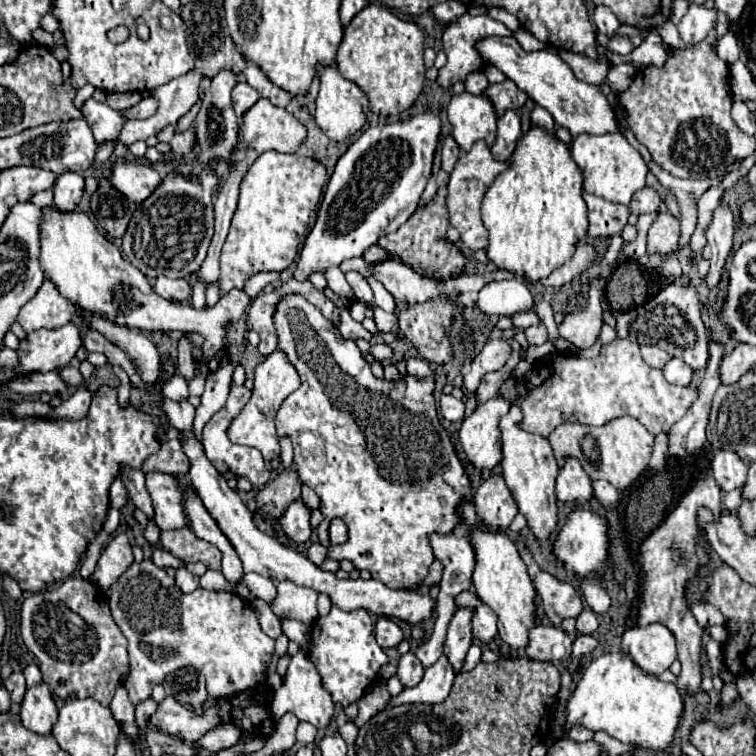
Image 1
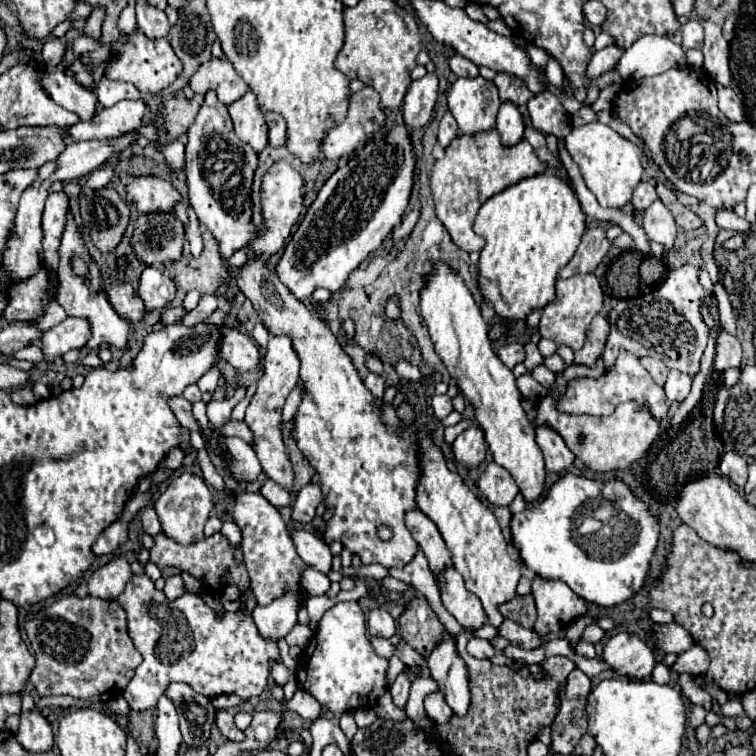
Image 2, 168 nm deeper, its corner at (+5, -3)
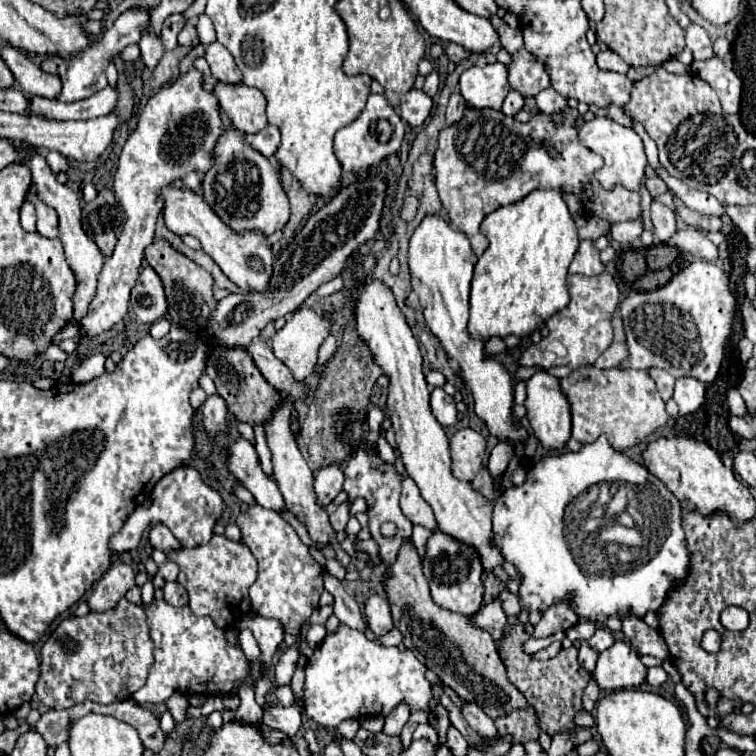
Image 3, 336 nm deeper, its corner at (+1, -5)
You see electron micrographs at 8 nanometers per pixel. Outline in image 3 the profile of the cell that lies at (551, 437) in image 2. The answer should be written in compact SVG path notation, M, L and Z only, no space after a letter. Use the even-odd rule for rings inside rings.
M535 372L527 380L525 408L527 408L527 418L531 422L531 428L539 438L539 442L551 452L565 450L571 438L571 414L569 414L569 402L565 394L559 390L559 380L553 376L547 376L547 372Z

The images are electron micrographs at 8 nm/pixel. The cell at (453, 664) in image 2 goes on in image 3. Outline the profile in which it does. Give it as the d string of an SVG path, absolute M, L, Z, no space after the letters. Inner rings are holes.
M463 702L463 708L461 708L461 714L463 718L469 722L469 726L479 734L479 736L497 736L497 728L493 724L493 720L473 702Z

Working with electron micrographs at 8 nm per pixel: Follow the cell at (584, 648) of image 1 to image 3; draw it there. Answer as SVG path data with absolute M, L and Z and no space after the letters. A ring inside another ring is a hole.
M581 642L581 648L579 648L579 664L581 664L587 672L593 672L593 670L595 670L597 658L599 658L599 654L597 654L587 642Z

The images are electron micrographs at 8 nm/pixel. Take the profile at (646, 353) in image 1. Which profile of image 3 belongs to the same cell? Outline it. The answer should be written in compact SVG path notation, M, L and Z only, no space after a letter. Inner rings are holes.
M649 368L649 376L655 380L661 398L667 402L667 400L673 396L673 384L675 384L675 378L673 378L669 372L661 370L661 368Z

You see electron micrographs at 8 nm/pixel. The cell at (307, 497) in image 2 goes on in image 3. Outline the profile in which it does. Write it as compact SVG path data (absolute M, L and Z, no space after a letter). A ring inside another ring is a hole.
M339 464L321 468L321 472L315 474L315 498L321 508L327 508L341 490L343 490L343 472Z

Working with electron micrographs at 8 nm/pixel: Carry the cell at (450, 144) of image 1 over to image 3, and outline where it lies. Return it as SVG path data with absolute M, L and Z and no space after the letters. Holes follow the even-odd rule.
M459 92L451 94L449 106L447 106L447 126L453 126L455 122L459 122L463 112L465 112L465 100L461 100Z

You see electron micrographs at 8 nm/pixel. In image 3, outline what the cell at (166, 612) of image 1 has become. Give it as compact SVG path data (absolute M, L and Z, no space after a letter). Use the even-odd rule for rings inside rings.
M133 586L125 598L145 610L149 636L155 646L155 662L149 668L147 682L131 696L137 704L163 704L173 692L181 692L185 696L225 696L231 694L237 684L255 676L253 662L243 654L239 644L227 642L223 630L217 628L209 616L195 616L189 606L171 606L165 600L153 600L145 606L139 586Z

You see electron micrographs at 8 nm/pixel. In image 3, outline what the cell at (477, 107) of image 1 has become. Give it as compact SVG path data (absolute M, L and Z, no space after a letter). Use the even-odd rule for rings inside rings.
M499 62L485 64L483 68L471 66L461 74L459 90L467 102L467 108L501 110L501 104L509 94L507 68Z

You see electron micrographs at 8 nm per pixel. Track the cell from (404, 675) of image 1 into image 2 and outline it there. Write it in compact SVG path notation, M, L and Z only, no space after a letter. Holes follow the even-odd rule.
M399 674L397 676L397 680L391 684L391 698L393 698L393 704L397 706L397 708L405 708L405 704L407 704L407 698L409 698L409 688L411 688L411 682L409 682L409 678L405 676L405 674Z

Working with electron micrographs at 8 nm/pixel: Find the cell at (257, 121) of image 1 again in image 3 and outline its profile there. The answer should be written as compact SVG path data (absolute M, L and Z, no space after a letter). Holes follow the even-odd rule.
M217 82L215 96L237 130L245 134L257 134L267 126L265 96L257 88Z

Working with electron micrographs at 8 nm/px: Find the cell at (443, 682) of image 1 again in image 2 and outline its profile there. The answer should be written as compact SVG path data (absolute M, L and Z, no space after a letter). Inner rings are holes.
M433 692L433 694L425 696L425 710L427 710L429 718L433 718L437 724L445 724L453 716L453 710L447 706L441 692Z

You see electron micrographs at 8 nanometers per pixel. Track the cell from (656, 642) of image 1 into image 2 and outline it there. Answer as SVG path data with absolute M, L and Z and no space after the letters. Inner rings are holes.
M627 632L615 634L603 648L603 660L615 674L627 678L647 678L655 668L655 650L645 640Z

